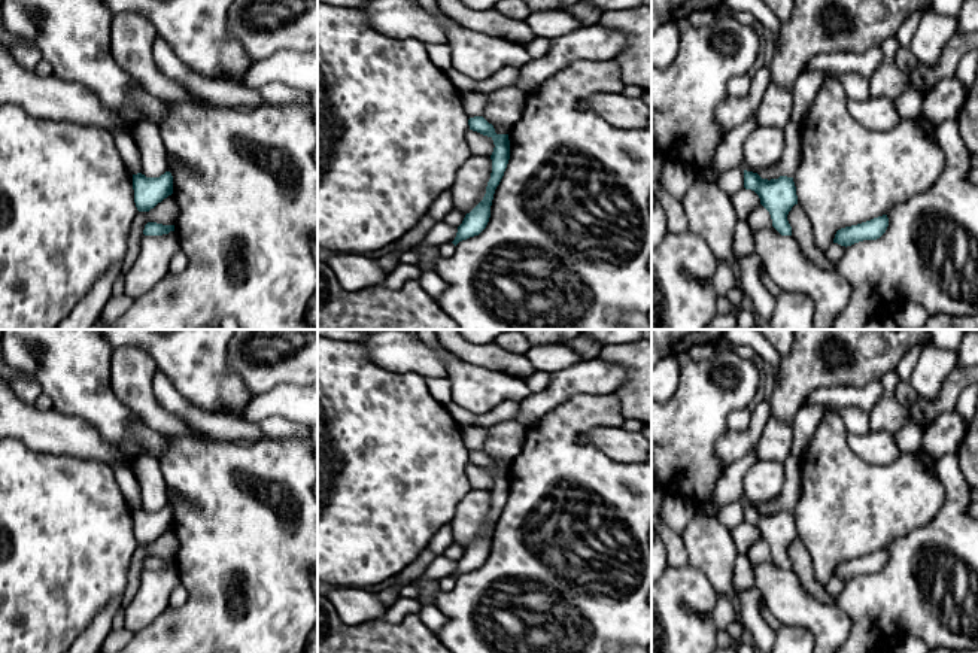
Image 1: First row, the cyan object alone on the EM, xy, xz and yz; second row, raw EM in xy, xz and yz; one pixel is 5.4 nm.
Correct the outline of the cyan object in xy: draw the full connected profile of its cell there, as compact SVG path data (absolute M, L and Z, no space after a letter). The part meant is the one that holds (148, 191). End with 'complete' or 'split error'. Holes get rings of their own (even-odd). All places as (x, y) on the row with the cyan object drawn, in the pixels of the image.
M165 171L160 177L133 174L134 203L139 212L149 212L164 198L173 194L173 176Z; complete

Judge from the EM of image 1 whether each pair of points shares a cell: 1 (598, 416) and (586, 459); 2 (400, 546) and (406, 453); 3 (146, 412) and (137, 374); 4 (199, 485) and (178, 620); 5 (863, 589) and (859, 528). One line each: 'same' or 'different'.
1: same
2: same
3: same
4: same
5: different

